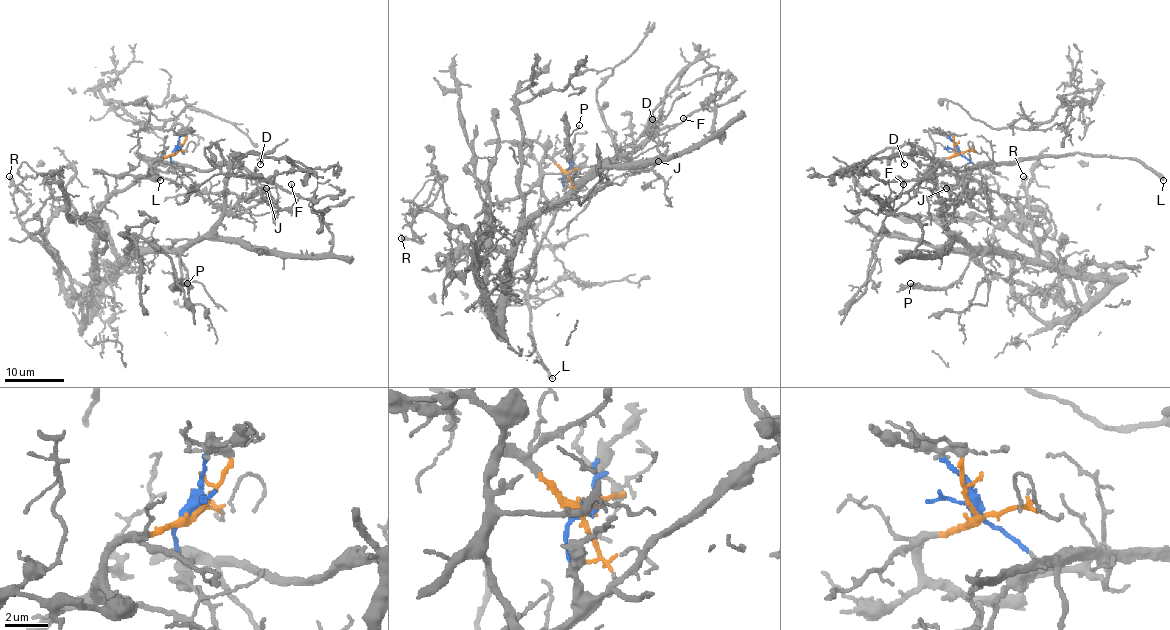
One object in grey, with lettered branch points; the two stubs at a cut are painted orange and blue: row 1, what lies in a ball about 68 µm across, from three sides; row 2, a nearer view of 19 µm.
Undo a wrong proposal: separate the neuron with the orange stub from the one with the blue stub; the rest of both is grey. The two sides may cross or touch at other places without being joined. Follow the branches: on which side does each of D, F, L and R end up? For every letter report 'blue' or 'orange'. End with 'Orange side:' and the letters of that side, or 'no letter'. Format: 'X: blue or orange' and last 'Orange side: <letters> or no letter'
D: orange
F: blue
L: blue
R: orange
Orange side: D, R

